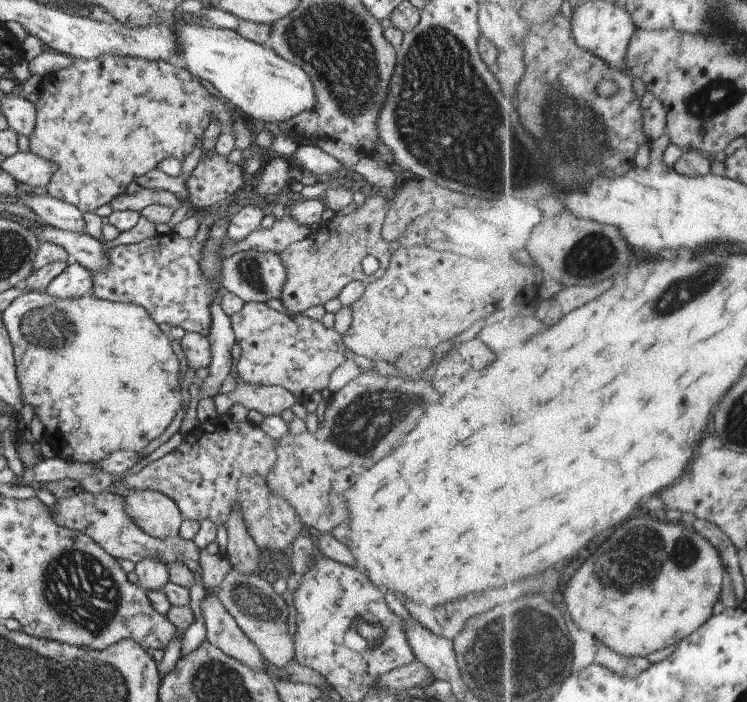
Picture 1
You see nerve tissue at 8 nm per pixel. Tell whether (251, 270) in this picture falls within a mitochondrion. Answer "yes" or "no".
yes

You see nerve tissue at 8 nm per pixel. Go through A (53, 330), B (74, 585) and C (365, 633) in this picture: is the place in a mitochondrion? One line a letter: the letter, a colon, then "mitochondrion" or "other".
A: mitochondrion
B: mitochondrion
C: mitochondrion

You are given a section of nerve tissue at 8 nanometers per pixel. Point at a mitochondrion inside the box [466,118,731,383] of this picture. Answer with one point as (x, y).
(678, 297)

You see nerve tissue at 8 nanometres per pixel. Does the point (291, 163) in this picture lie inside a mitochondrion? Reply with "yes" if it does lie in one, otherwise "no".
no

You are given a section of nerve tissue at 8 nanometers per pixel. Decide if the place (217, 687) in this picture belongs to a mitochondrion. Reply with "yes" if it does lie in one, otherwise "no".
yes

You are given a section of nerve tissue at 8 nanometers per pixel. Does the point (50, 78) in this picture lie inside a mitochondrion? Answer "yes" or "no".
no

